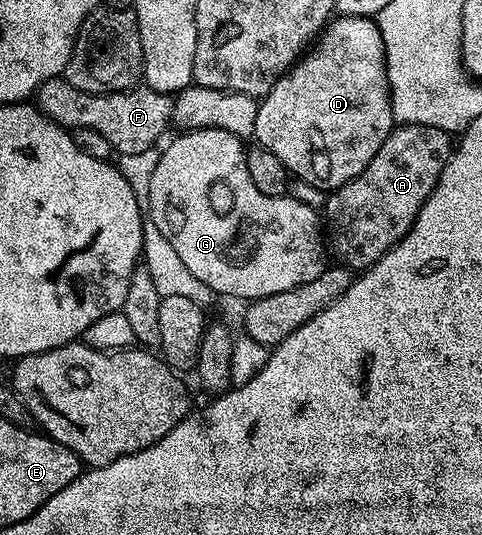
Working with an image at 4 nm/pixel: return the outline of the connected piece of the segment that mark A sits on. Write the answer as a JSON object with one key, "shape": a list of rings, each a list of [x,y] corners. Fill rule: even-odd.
{"shape":[[[397,125],[386,136],[382,148],[374,152],[374,160],[366,164],[364,171],[354,180],[342,184],[327,195],[328,203],[322,209],[326,219],[326,234],[330,239],[330,250],[337,254],[345,267],[356,272],[363,272],[374,265],[394,244],[398,244],[410,232],[422,204],[434,192],[438,180],[442,176],[442,168],[446,168],[448,157],[452,155],[454,142],[449,131],[439,130],[433,126]]]}

